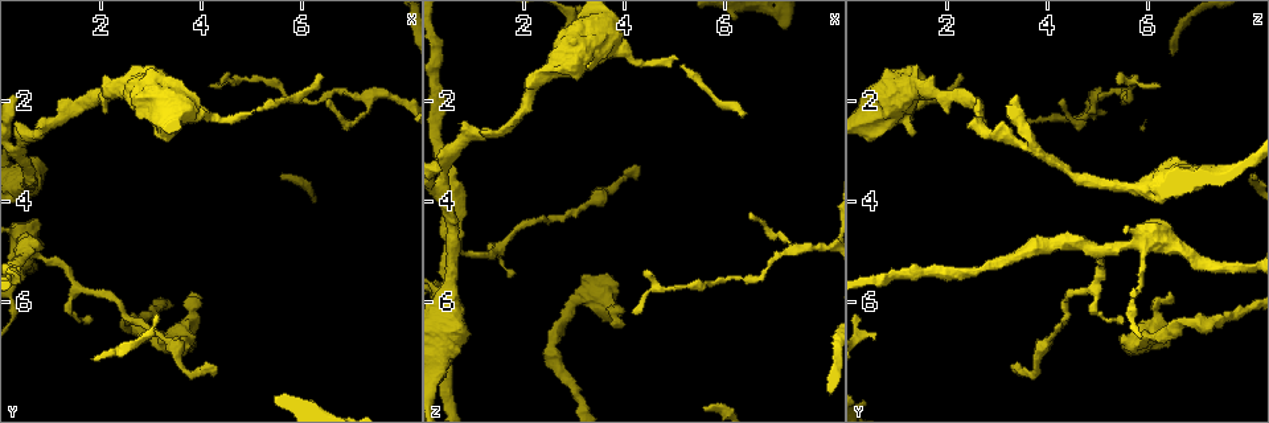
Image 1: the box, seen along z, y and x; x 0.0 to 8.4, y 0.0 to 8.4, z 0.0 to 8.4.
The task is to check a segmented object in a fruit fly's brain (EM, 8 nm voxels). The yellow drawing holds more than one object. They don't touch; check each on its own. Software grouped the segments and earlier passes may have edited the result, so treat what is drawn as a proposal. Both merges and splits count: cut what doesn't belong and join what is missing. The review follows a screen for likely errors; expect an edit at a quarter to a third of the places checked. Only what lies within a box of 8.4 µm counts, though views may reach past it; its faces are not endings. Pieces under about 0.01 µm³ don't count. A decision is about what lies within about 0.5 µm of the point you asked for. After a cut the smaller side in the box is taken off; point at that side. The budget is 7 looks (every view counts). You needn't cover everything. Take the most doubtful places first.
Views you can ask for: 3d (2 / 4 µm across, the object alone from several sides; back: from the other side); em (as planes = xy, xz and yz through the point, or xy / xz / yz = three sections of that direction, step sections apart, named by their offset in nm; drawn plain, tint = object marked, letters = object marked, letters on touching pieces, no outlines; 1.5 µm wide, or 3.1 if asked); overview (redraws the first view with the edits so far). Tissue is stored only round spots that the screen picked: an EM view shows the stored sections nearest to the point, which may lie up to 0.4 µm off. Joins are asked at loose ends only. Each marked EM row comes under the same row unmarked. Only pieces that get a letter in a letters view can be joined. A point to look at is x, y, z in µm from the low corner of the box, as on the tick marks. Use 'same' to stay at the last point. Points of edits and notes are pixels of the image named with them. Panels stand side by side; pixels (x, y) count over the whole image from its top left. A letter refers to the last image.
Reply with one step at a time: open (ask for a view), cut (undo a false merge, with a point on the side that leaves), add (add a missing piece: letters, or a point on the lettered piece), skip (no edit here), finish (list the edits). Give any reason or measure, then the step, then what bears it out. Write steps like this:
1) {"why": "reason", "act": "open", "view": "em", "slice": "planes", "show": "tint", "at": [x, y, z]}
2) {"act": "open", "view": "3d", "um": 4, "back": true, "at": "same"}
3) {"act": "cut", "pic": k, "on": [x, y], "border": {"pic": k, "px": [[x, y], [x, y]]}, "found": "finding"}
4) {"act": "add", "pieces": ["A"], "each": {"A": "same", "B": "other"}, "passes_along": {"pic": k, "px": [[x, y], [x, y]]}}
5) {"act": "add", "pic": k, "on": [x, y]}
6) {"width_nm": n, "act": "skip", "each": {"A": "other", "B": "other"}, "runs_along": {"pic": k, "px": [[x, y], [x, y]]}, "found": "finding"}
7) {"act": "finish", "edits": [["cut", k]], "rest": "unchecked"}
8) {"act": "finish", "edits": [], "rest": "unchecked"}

{"why": "free end", "act": "open", "view": "3d", "um": 2, "at": [6.55, 1.95, 4.40]}

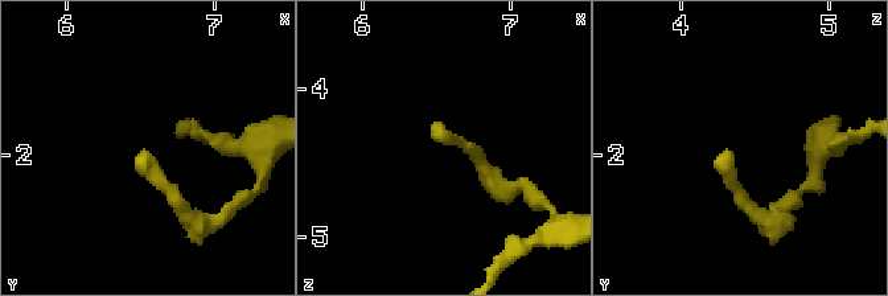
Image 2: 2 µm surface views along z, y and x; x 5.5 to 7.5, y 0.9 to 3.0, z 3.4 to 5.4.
{"act": "open", "view": "em", "slice": "planes", "show": "tint", "at": [6.52, 2.00, 4.36]}

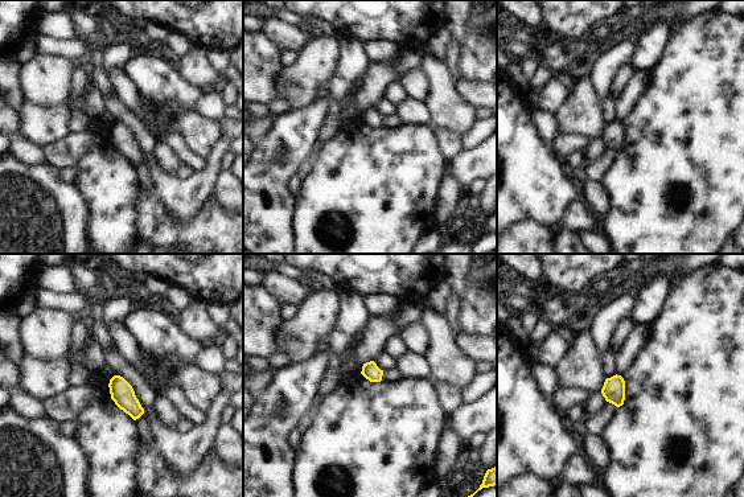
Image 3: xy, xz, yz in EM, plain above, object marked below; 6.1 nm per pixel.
{"why": "see the neighbours", "act": "open", "view": "em", "slice": "planes", "show": "letters", "at": "same"}

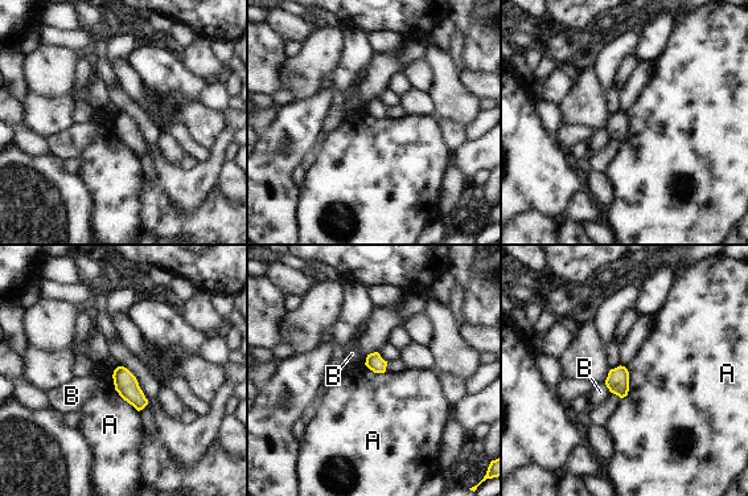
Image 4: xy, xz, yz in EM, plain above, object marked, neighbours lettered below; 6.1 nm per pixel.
{"longest_contact_nm": ["A", 300], "act": "skip", "each": {"A": "other", "B": "other"}, "found": "no lettered piece goes on from it"}

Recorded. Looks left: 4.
{"why": "free end", "act": "open", "view": "em", "slice": "planes", "show": "letters", "at": [1.85, 6.35, 5.40]}

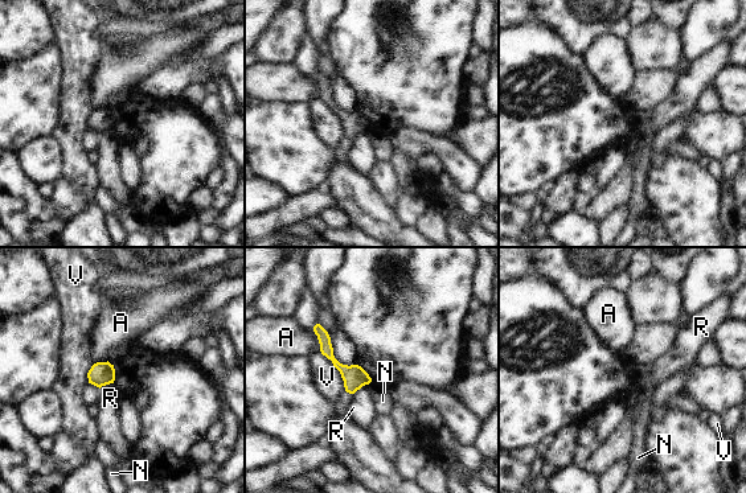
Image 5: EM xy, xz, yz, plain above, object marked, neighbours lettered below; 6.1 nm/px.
{"act": "skip", "each": {"A": "other", "N": "other", "R": "other", "V": "other"}, "found": "no lettered piece goes on from it"}

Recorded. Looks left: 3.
{"why": "sudden change in width", "act": "open", "view": "em", "slice": "planes", "show": "letters", "at": [2.95, 2.00, 1.05]}

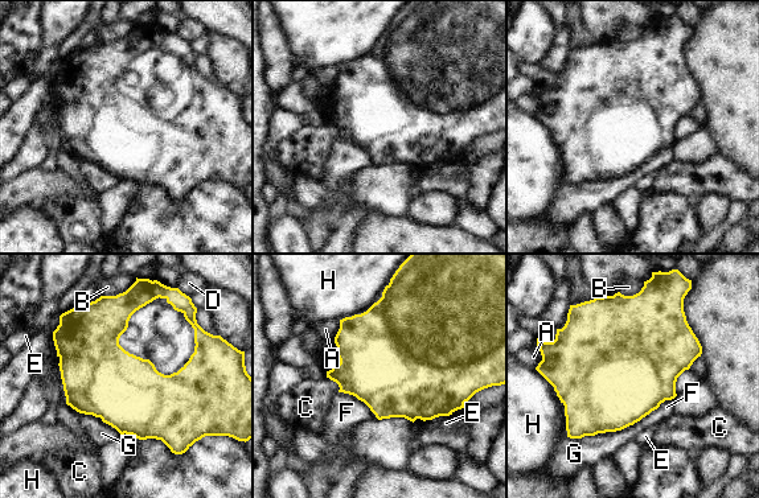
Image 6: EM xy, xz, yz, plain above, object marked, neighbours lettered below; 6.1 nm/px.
{"width_nm": 460, "act": "skip", "each": {"A": "other", "B": "other", "C": "other", "D": "other", "E": "other", "F": "other", "G": "other", "H": "other"}, "border": {"pic": 6, "px": [[339, 391], [355, 395], [372, 411]]}, "found": "one neuron here"}

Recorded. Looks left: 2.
{"act": "finish", "edits": [], "rest": "unchecked"}

